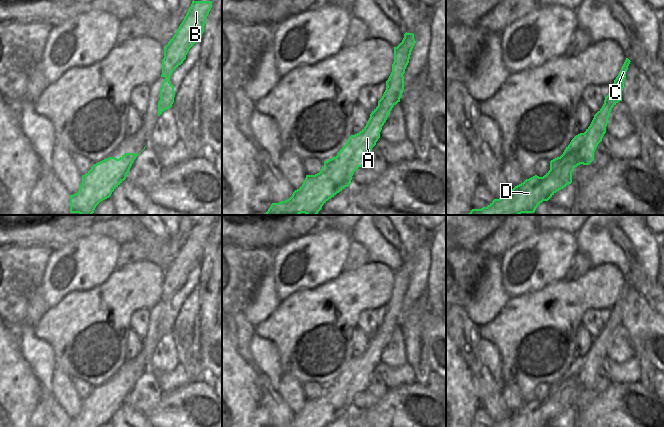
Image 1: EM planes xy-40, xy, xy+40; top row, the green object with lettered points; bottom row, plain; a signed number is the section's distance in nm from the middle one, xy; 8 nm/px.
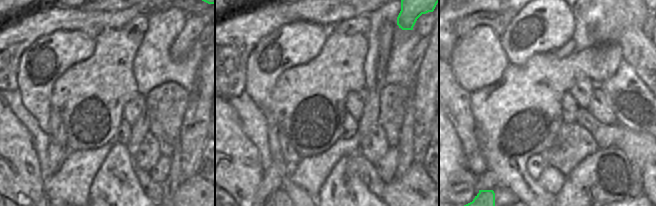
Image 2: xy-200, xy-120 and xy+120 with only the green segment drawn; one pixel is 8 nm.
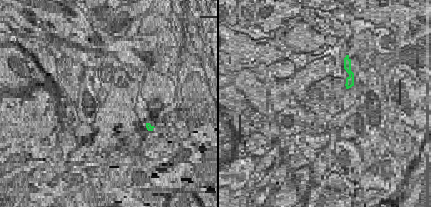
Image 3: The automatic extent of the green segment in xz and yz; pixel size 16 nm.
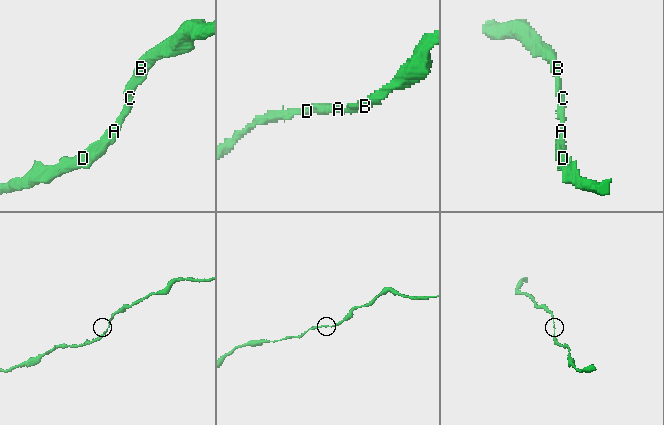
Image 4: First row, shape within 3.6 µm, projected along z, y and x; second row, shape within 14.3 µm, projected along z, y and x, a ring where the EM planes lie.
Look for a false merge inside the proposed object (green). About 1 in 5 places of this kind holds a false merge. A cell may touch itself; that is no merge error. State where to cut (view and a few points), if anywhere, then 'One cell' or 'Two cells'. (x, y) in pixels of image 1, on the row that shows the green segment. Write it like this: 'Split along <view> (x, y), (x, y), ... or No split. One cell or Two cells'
No split. One cell.

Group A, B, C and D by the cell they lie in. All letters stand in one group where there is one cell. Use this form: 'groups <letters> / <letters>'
groups A B C D

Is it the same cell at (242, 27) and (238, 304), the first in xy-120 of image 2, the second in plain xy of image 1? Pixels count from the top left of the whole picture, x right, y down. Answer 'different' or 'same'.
same

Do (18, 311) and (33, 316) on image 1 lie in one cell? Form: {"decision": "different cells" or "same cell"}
{"decision": "different cells"}

